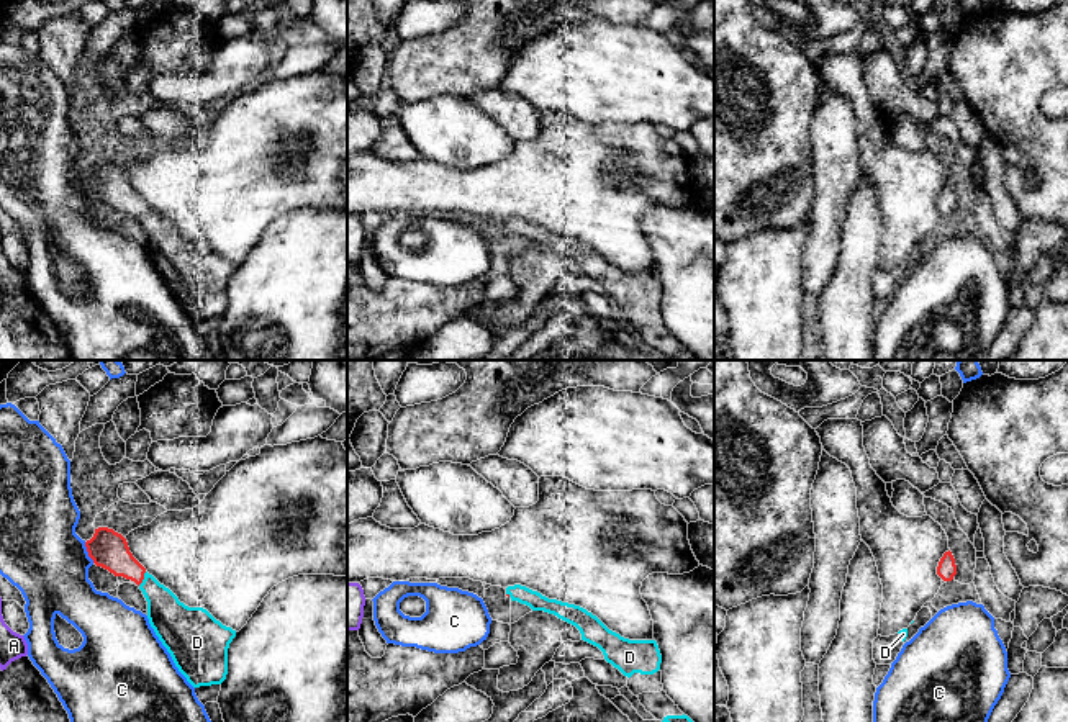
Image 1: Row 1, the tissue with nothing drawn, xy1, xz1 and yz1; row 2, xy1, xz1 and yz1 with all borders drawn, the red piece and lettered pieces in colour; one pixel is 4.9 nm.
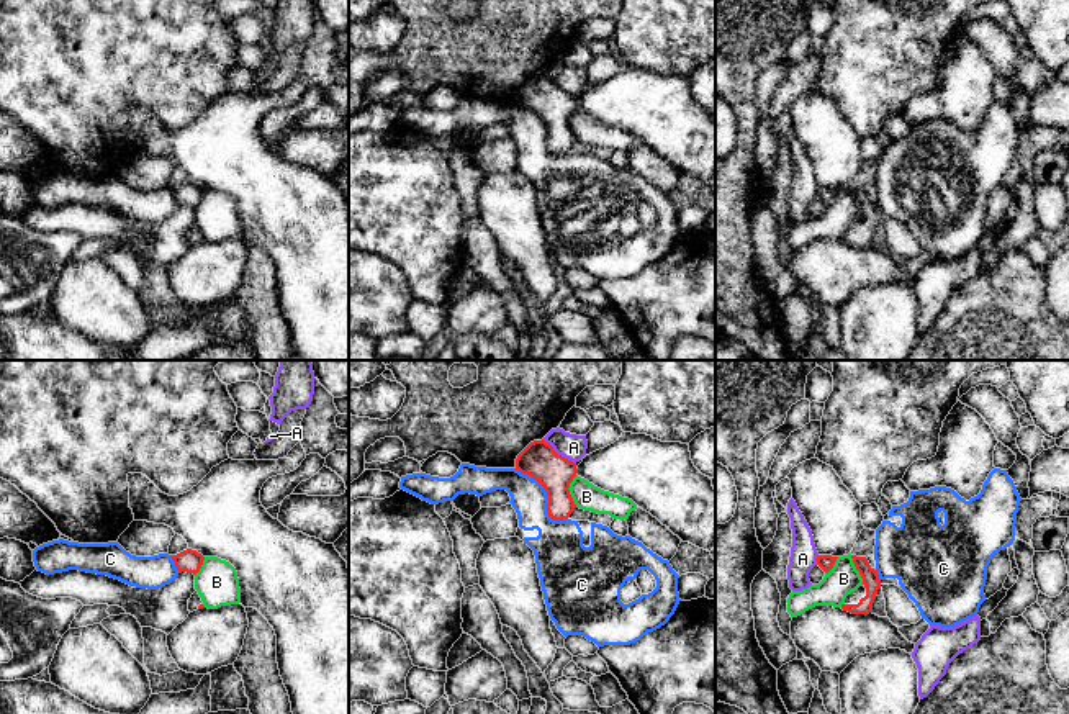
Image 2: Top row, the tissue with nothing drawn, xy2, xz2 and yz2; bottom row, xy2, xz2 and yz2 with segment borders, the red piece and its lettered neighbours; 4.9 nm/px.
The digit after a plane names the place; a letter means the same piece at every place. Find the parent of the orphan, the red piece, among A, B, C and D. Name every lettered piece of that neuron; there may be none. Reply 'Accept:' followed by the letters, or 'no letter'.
Accept: D

